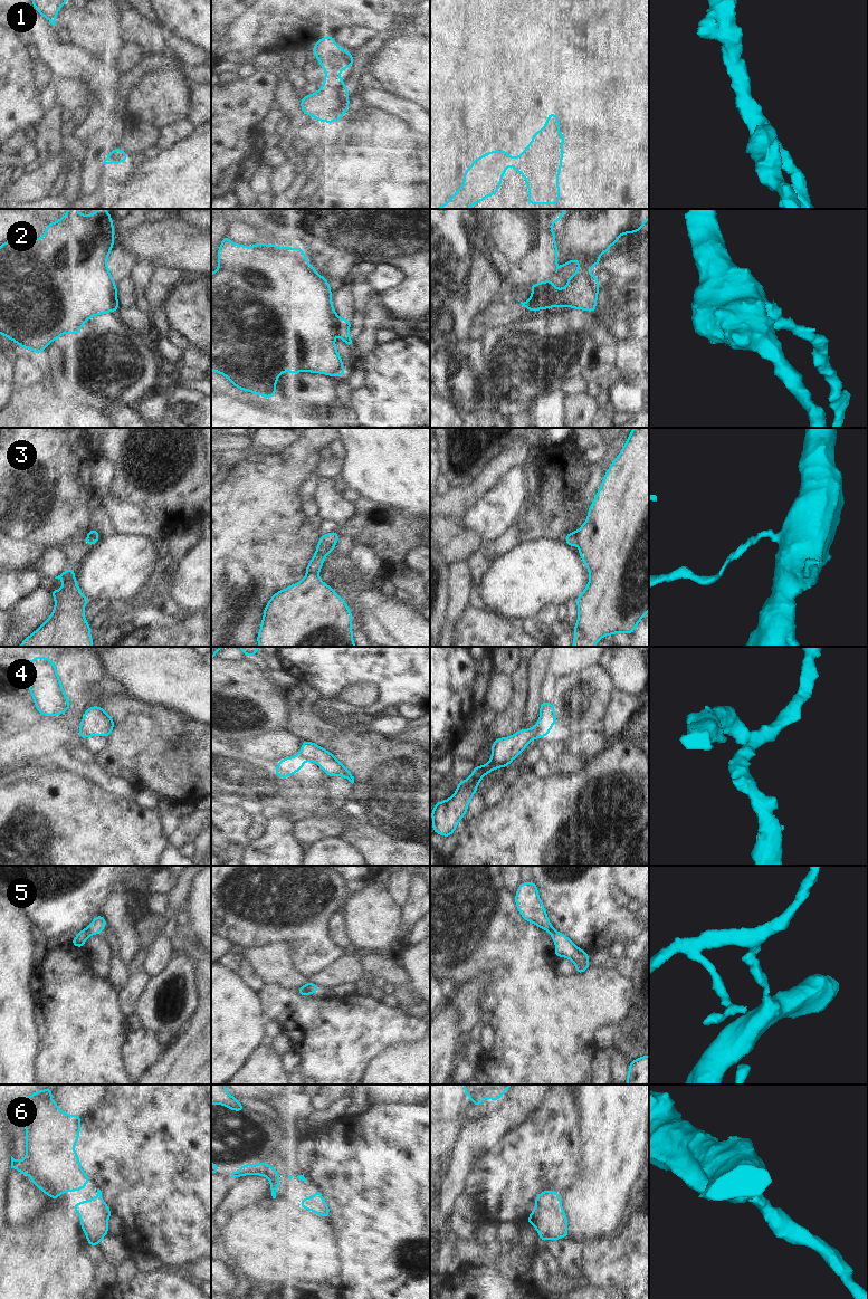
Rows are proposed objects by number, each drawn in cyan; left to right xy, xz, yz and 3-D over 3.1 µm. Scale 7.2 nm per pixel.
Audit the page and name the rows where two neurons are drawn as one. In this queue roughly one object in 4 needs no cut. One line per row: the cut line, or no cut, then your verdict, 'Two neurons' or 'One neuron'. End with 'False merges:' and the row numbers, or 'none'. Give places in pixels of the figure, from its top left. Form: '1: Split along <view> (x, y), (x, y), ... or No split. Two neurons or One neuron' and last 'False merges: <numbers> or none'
1: Split along xz (324, 68), (339, 72). Two neurons
2: Split along xz (334, 309), (336, 333). Two neurons
3: Split along xz (306, 572), (317, 573). Two neurons
4: Split along yz (536, 724), (541, 736). Two neurons
5: Split along xz (305, 985), (310, 993). Two neurons
6: No split. One neuron
False merges: 1, 2, 3, 4, 5

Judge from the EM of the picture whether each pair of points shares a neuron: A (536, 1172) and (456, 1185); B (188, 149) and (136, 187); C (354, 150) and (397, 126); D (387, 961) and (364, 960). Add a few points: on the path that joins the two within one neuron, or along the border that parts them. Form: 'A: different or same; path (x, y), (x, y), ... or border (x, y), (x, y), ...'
A: different; border (478, 1159), (468, 1172), (463, 1200)
B: same; path (175, 161), (149, 187)
C: same; path (364, 140), (371, 133), (387, 133)
D: same; path (381, 961), (370, 961)

